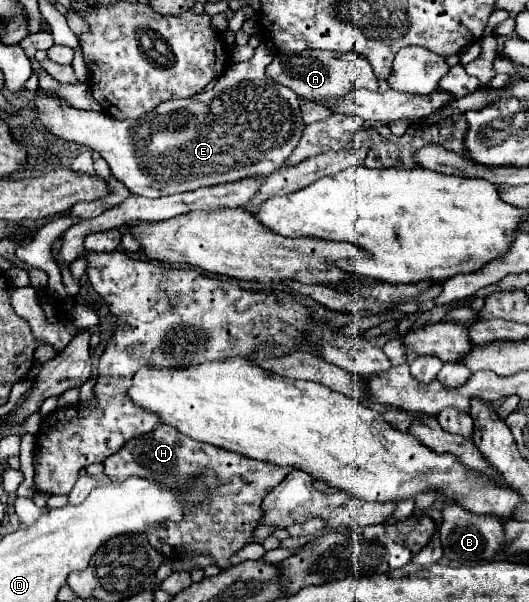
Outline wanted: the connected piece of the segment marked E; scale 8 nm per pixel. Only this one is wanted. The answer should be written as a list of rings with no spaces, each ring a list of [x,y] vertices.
[[[269,41],[261,43],[257,49],[255,49],[255,55],[245,61],[245,63],[233,63],[215,83],[215,87],[207,93],[201,93],[197,97],[189,97],[189,99],[177,99],[177,101],[165,101],[161,103],[157,109],[149,111],[147,115],[143,115],[141,119],[137,121],[121,121],[121,119],[115,119],[111,115],[105,115],[105,113],[99,113],[99,111],[79,111],[79,109],[73,109],[69,107],[65,101],[57,99],[57,97],[51,97],[51,95],[45,95],[45,93],[39,93],[35,103],[37,103],[37,111],[39,111],[39,119],[41,119],[41,125],[45,129],[49,129],[51,133],[55,133],[57,137],[65,139],[65,141],[75,141],[75,143],[81,143],[81,145],[87,145],[91,147],[93,151],[101,153],[101,157],[109,163],[111,167],[111,173],[113,177],[117,177],[125,187],[131,187],[131,193],[137,193],[137,195],[145,195],[145,197],[161,197],[161,195],[173,195],[173,193],[181,193],[181,191],[195,191],[199,187],[209,187],[209,185],[221,185],[221,183],[233,183],[233,181],[241,181],[241,179],[267,179],[271,173],[279,171],[285,167],[285,161],[289,159],[289,155],[293,153],[293,149],[297,147],[301,135],[303,135],[303,129],[305,129],[305,123],[303,123],[303,117],[299,113],[299,99],[297,95],[289,89],[289,87],[283,87],[279,83],[275,83],[273,79],[265,77],[265,67],[273,61],[273,45]]]

